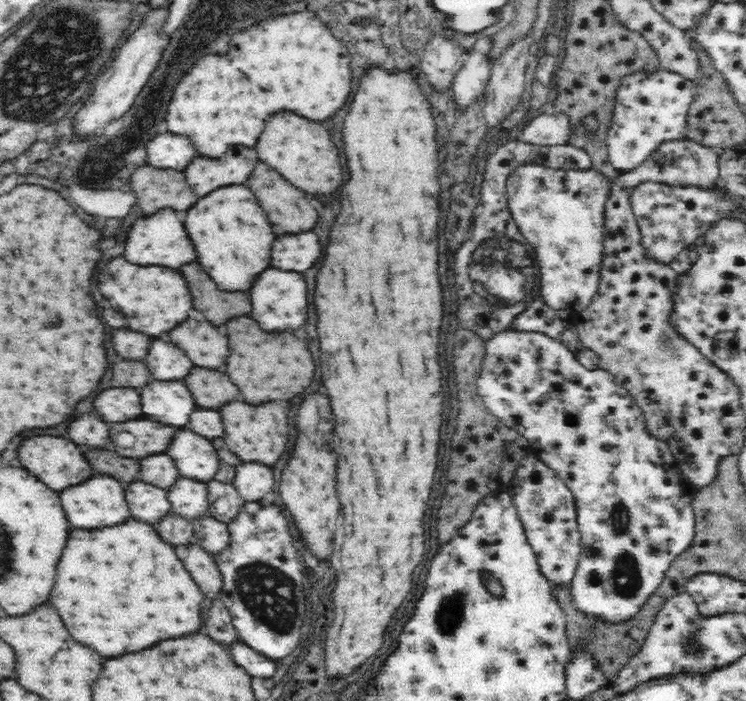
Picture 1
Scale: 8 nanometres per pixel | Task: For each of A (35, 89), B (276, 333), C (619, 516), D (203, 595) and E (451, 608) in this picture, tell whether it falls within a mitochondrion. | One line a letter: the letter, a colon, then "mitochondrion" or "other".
A: mitochondrion
B: other
C: mitochondrion
D: other
E: mitochondrion

